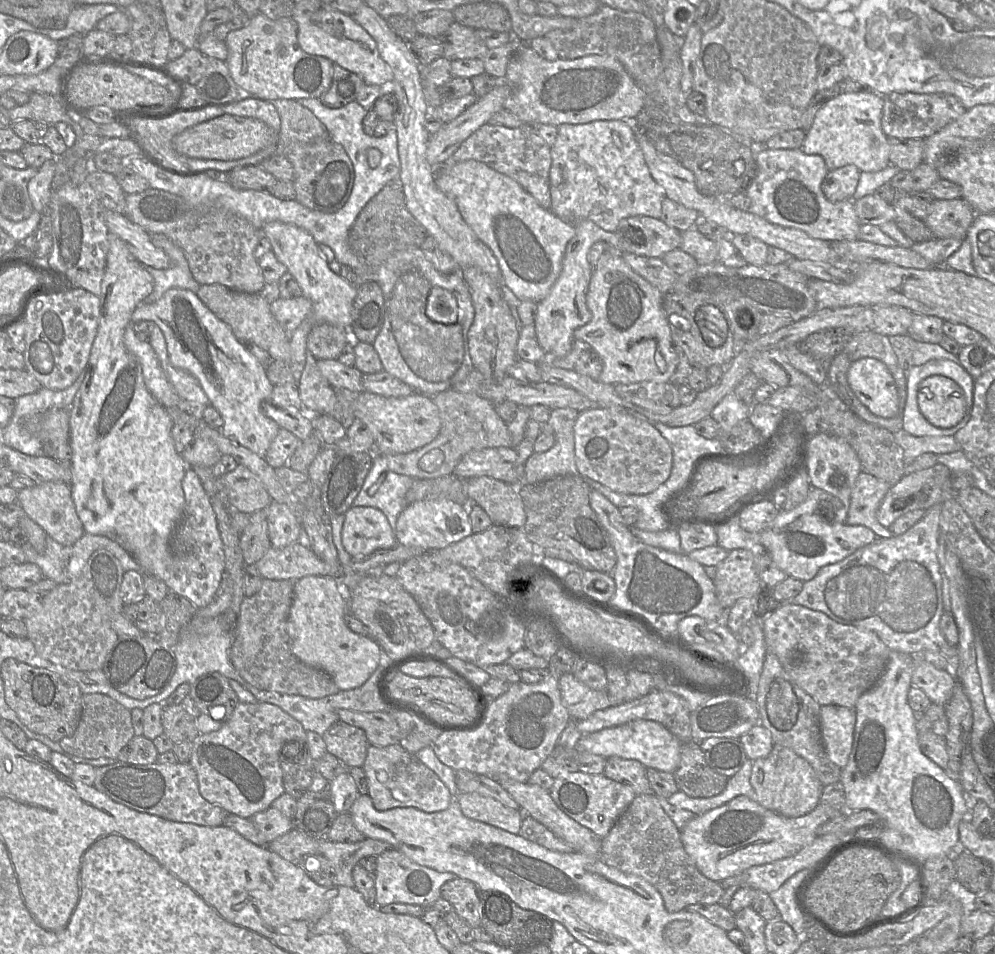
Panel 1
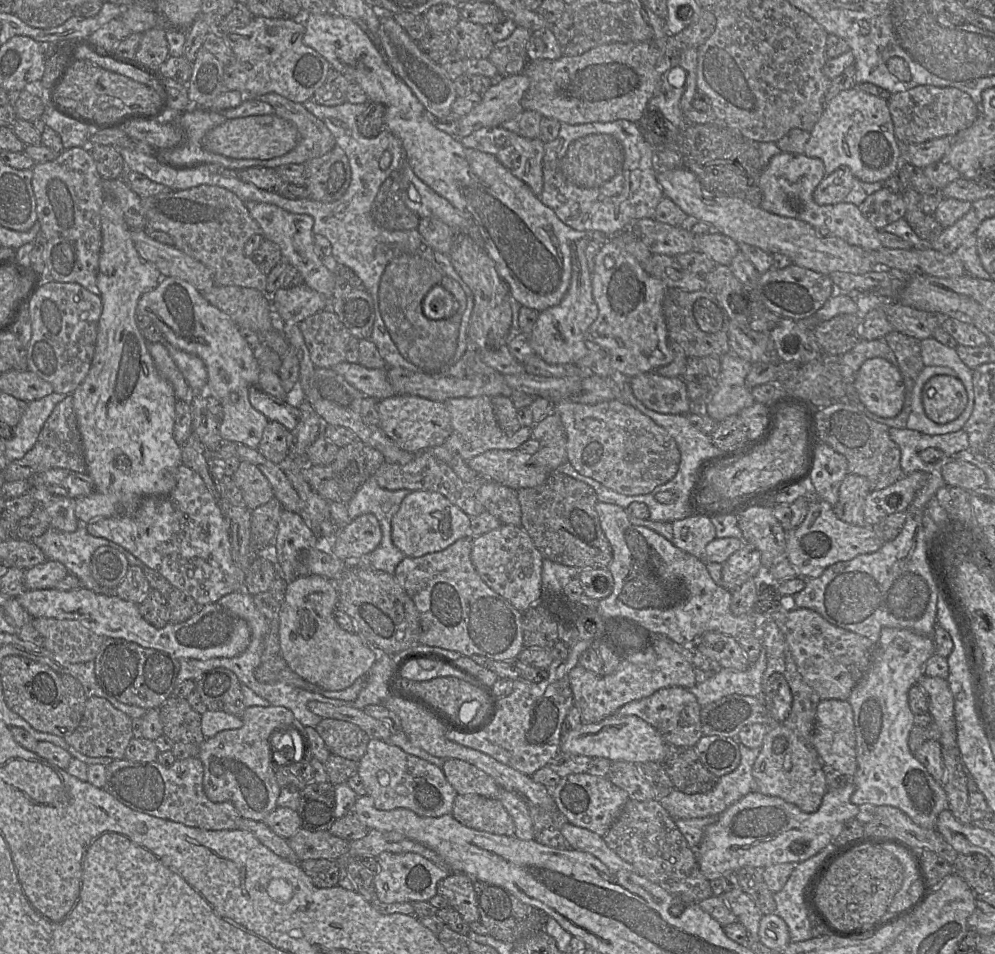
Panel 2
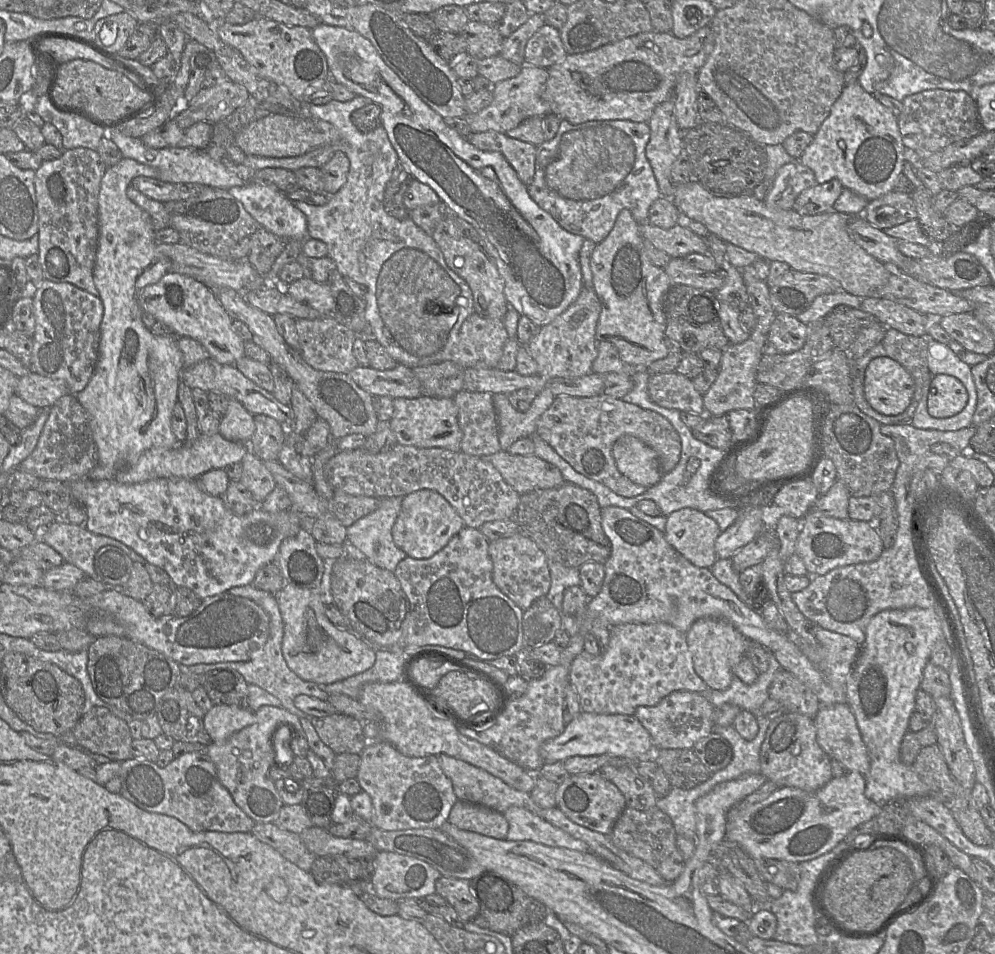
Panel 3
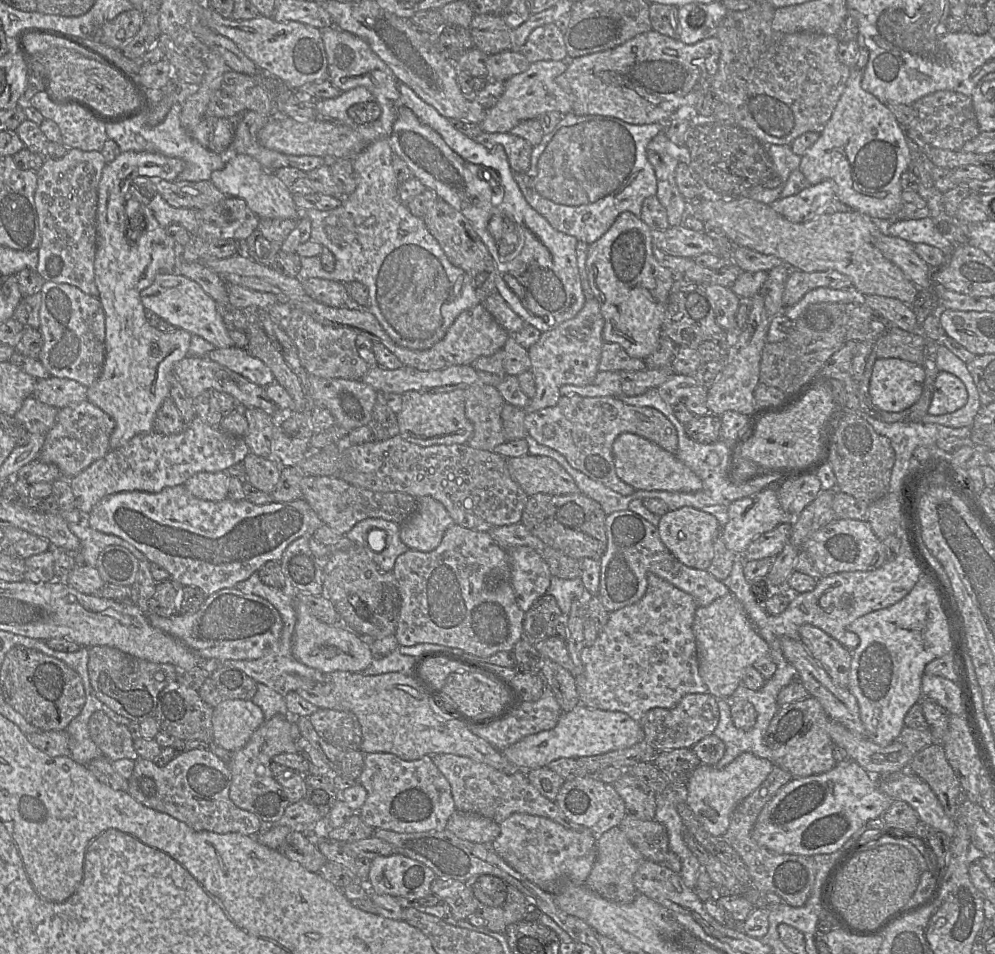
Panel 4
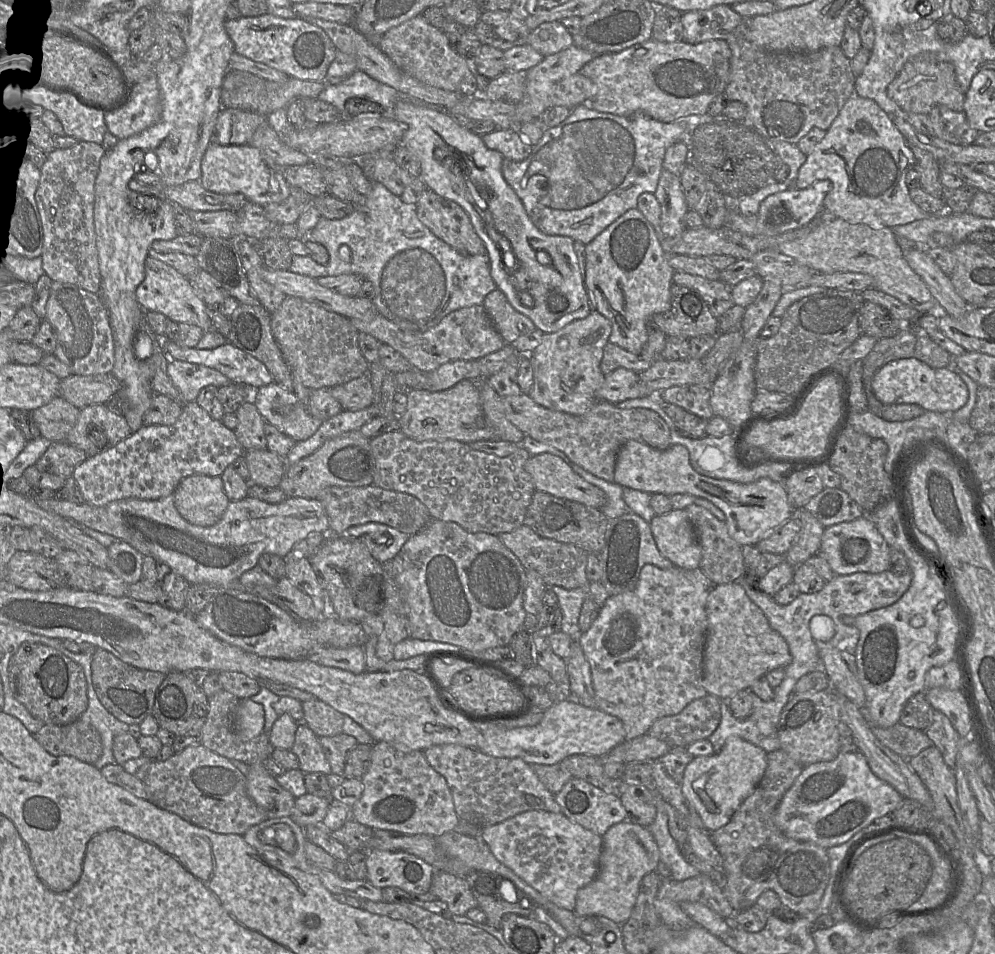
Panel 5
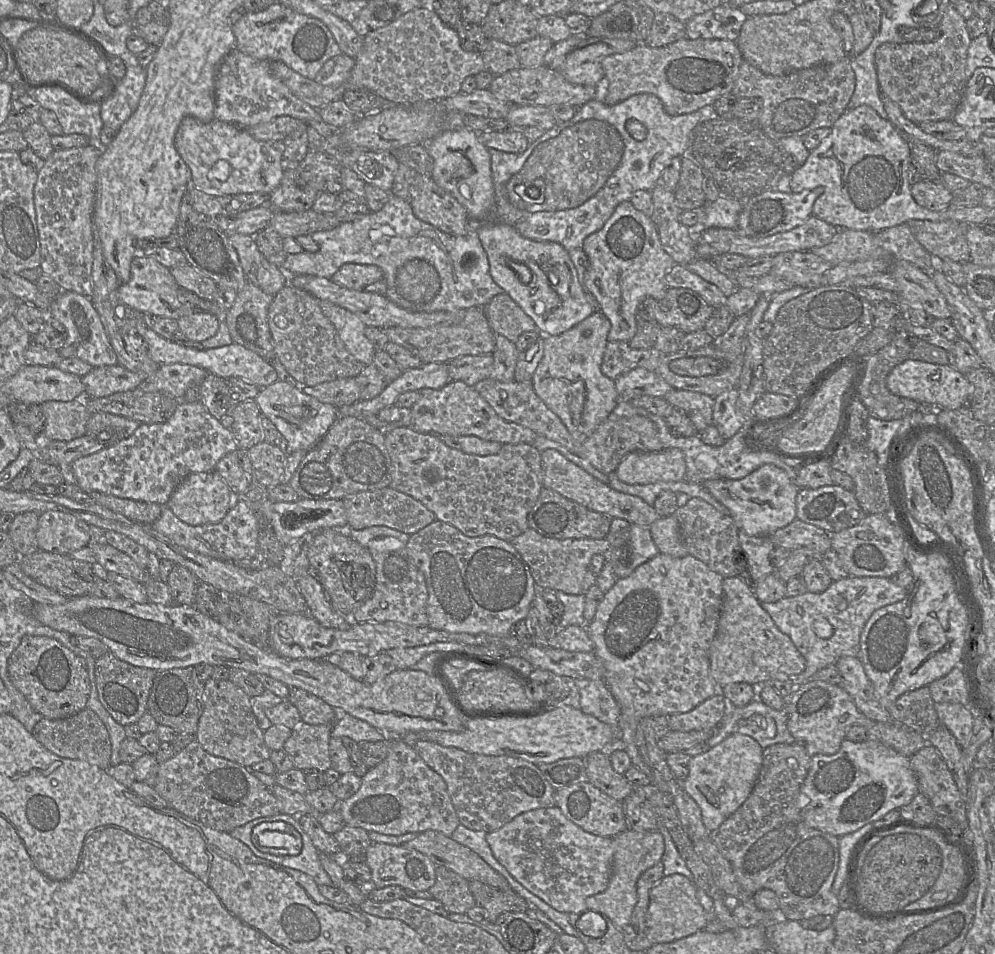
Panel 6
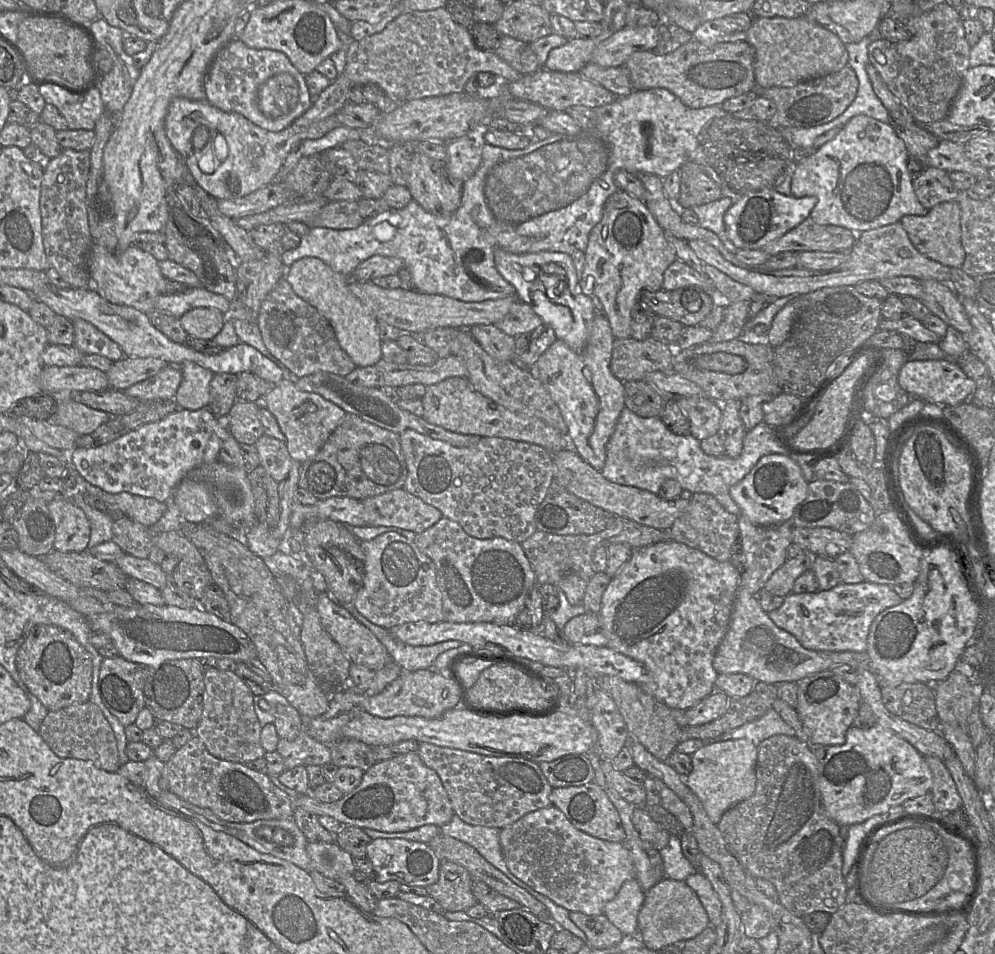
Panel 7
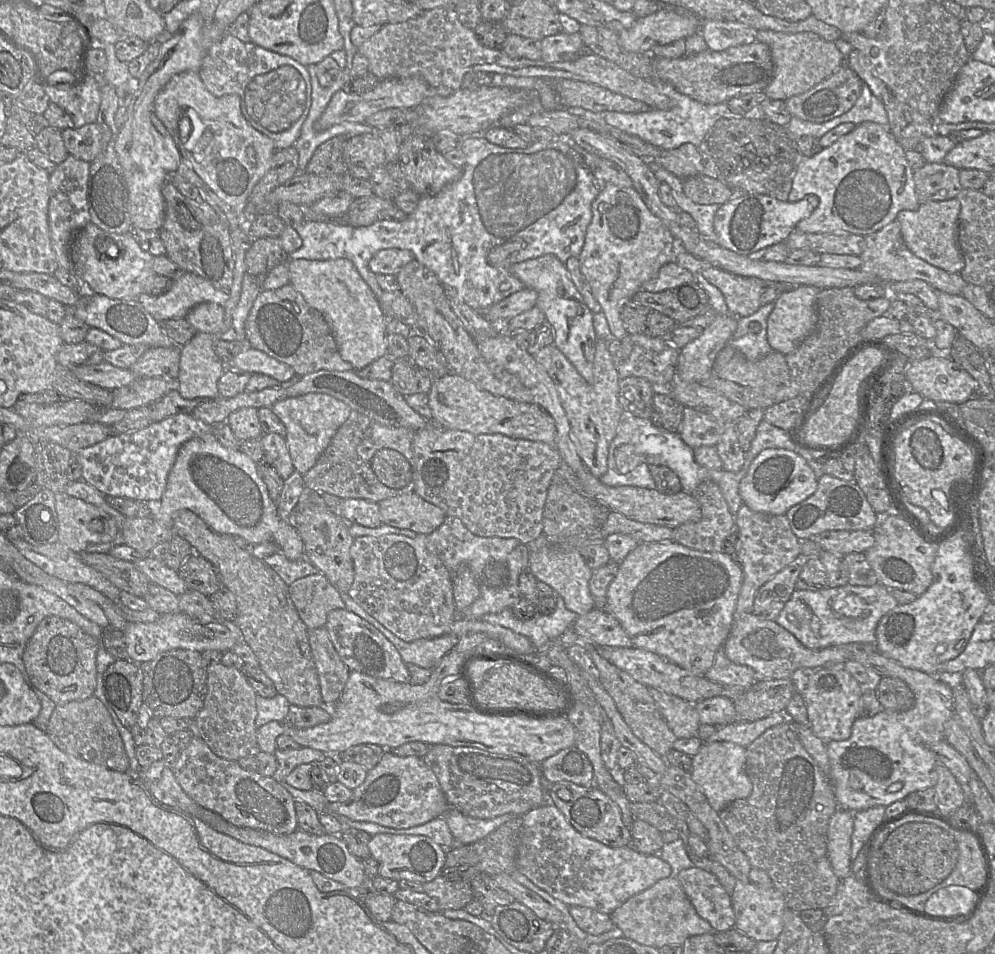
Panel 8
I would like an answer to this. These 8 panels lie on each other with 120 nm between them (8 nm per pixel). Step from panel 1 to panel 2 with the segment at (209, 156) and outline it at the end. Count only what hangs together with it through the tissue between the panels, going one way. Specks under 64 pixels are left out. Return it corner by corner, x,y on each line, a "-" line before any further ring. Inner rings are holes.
276,114
227,119
202,139
204,150
233,159
269,160
293,150
299,141
296,126

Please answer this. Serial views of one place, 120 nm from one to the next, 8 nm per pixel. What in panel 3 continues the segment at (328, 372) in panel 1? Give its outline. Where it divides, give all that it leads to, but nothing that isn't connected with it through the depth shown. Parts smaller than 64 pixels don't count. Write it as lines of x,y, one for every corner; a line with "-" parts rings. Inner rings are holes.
404,364
387,370
359,365
348,375
360,388
373,396
389,396
395,399
417,398
422,395
420,382
413,369

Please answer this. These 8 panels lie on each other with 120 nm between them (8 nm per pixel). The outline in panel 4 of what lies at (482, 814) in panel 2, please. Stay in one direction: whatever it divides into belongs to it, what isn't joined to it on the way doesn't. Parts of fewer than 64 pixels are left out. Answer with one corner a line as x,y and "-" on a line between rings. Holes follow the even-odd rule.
458,810
449,817
446,829
461,839
490,845
500,834
500,824
496,821

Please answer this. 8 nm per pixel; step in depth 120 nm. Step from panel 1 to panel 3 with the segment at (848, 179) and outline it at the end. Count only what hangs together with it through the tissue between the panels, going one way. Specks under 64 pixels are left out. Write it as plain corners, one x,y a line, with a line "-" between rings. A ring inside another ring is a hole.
838,179
810,187
799,194
793,210
801,215
818,215
834,210
833,205
844,187

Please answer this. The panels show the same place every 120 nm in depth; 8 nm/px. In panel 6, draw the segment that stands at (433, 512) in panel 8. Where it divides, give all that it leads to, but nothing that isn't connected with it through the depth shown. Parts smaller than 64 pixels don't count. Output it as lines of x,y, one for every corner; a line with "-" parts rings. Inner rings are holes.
390,487
351,494
342,500
348,519
347,528
360,530
371,526
387,526
412,535
436,520
434,513
420,501

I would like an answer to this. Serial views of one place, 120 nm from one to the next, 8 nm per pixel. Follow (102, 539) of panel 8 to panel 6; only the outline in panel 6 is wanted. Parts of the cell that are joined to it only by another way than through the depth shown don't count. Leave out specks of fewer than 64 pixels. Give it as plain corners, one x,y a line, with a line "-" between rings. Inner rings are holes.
46,511
39,515
36,541
40,551
70,555
91,542
89,524
65,512

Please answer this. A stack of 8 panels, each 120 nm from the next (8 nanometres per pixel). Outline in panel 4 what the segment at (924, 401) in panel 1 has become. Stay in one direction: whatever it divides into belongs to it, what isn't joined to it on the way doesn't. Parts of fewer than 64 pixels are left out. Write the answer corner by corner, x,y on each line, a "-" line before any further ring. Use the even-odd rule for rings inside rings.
941,371
935,379
927,413
930,415
952,413
965,406
967,400
968,392
964,383
954,374

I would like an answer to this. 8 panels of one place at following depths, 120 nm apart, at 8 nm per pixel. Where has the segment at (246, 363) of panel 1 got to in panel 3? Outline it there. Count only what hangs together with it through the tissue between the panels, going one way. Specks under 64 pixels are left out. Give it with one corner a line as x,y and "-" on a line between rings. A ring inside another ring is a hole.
169,271
157,283
146,286
140,294
140,307
157,321
171,327
176,337
190,337
201,343
221,364
234,365
245,356
244,341
232,329
232,318
212,290
194,278
-
230,398
219,432
227,440
248,443
255,431
254,415
236,399

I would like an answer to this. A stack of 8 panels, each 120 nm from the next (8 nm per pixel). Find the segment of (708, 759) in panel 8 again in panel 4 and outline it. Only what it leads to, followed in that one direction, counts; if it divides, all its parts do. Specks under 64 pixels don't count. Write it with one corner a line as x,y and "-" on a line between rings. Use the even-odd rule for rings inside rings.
744,752
723,769
701,764
691,775
686,786
686,803
702,826
713,836
724,836
729,828
730,817
736,807
756,790
772,771
773,764
767,758
759,758
752,753

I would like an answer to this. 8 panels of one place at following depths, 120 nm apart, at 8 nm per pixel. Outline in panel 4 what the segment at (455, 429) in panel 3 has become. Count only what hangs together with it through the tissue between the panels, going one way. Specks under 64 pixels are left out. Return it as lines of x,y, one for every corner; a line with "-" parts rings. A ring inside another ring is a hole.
465,389
443,393
408,391
402,396
402,409
397,413
399,435
420,446
464,444
473,433
473,425
465,414

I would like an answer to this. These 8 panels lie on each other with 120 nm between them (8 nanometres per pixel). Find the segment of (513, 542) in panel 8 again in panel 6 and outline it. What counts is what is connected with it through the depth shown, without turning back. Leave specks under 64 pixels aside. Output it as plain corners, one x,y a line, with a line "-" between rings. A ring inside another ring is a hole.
436,519
410,535
406,550
425,577
429,627
451,633
504,636
511,633
515,623
526,618
538,588
528,565
509,541
489,534
468,537
453,525

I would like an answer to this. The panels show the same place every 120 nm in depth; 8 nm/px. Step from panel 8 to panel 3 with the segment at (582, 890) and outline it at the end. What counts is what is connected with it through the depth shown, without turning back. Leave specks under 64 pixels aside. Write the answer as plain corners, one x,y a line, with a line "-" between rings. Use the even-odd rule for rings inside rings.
510,806
503,814
509,823
506,840
529,840
579,852
591,851
588,844
584,841
574,838
569,833
525,808

